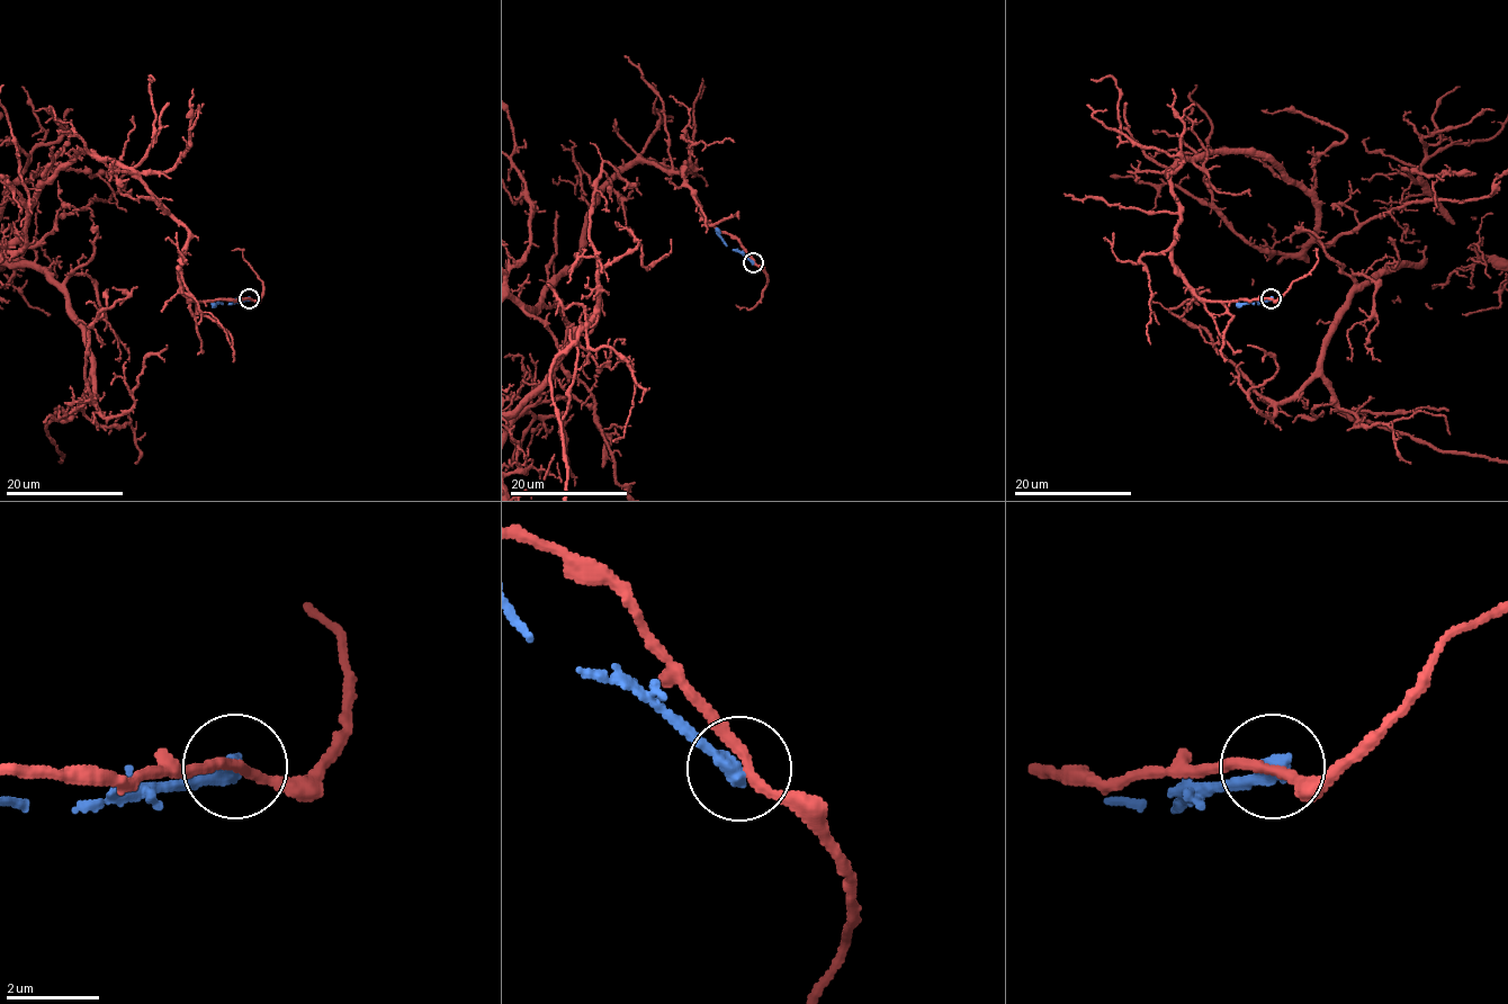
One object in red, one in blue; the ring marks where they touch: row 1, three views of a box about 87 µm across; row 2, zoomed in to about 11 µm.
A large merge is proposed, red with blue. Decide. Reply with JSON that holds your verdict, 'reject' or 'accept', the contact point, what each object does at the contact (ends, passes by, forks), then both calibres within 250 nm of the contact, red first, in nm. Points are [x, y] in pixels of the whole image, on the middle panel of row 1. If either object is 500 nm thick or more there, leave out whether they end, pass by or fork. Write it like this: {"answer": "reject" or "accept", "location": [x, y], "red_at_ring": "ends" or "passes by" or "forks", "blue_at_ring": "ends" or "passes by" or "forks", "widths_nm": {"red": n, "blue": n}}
{"answer": "reject", "location": [753, 262], "red_at_ring": "passes by", "blue_at_ring": "ends", "widths_nm": {"red": 220, "blue": 400}}

